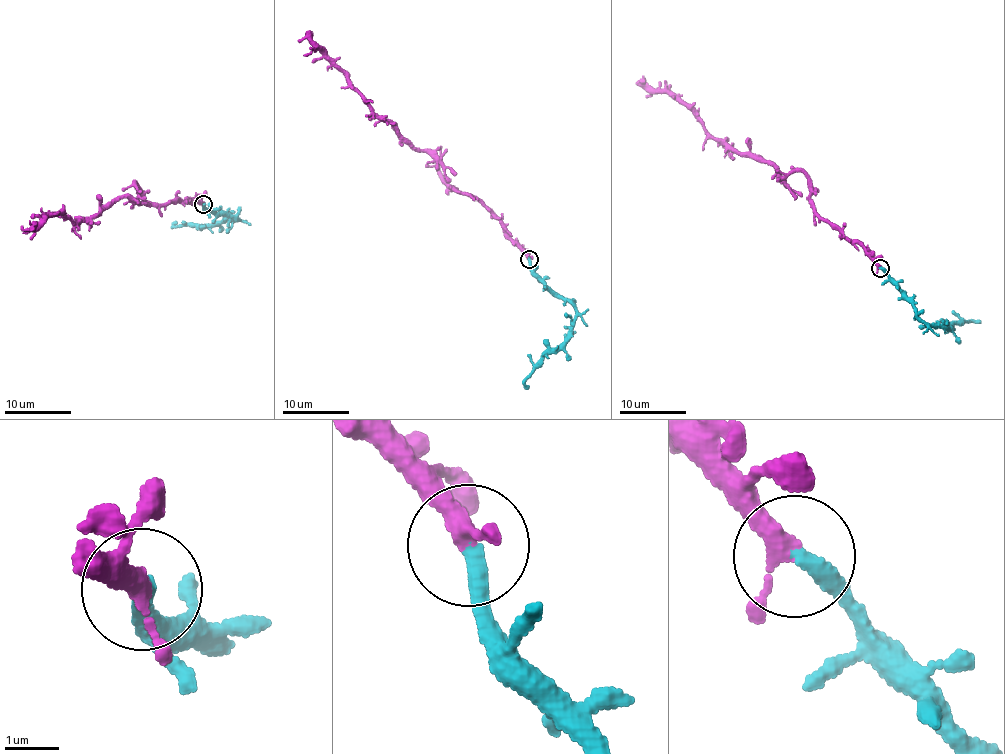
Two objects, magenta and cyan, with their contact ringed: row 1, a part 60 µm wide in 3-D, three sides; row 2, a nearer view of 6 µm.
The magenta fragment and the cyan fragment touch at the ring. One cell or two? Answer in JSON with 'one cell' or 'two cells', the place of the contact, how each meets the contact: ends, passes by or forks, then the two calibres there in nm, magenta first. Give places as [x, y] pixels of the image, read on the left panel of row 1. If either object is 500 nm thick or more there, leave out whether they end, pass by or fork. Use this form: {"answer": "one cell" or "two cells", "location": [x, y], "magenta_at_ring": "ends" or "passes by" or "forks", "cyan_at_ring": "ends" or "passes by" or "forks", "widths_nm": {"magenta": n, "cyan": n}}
{"answer": "one cell", "location": [203, 204], "magenta_at_ring": "passes by", "cyan_at_ring": "ends", "widths_nm": {"magenta": 280, "cyan": 360}}

